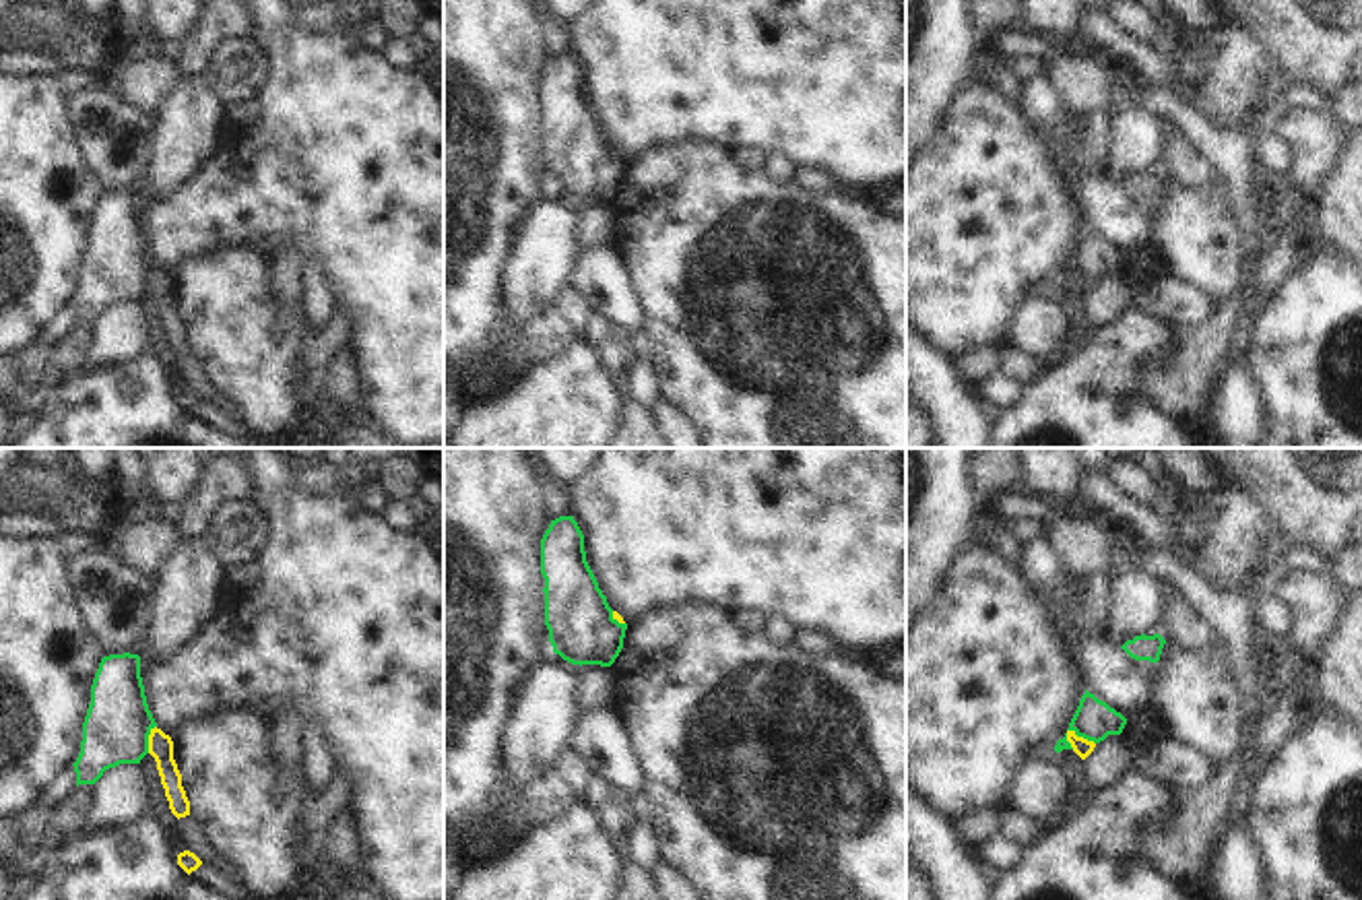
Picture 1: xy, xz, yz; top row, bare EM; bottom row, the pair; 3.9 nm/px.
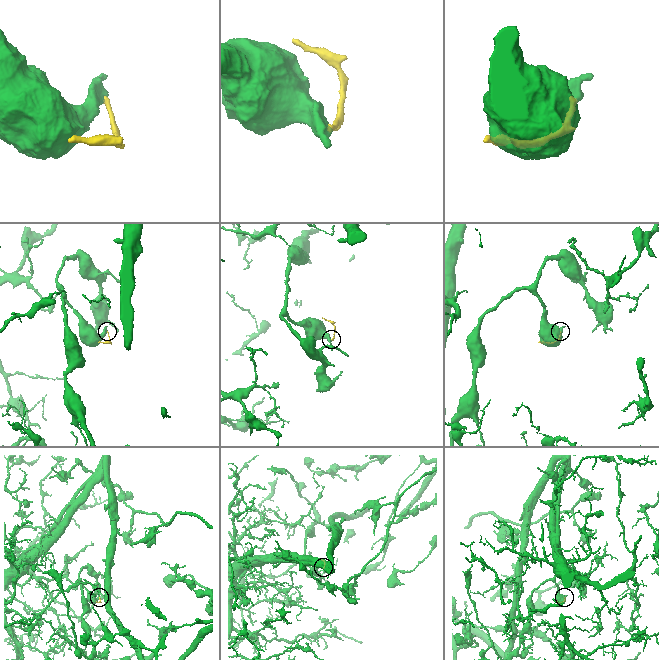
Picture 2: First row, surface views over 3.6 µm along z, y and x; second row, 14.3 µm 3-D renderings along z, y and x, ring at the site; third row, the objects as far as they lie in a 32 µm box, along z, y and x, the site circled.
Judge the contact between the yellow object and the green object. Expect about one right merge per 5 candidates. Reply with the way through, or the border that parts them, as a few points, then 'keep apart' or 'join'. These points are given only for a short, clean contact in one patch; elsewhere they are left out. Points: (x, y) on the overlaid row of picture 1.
along yz (1065, 733), (1074, 731), (1094, 744) | keep apart

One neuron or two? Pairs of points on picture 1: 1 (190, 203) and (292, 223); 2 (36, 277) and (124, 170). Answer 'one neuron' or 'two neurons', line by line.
1: one neuron
2: two neurons

